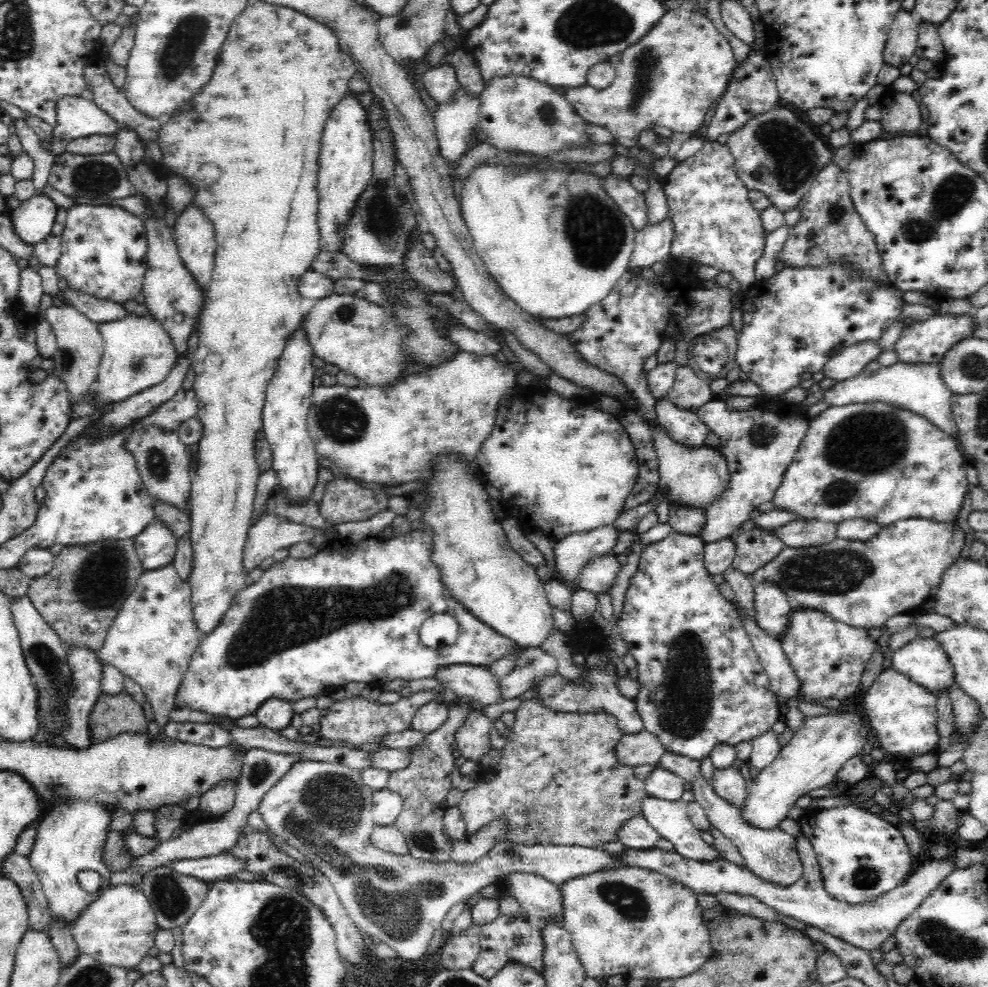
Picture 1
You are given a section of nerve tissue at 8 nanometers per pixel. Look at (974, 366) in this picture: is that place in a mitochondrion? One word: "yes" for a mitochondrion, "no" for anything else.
yes

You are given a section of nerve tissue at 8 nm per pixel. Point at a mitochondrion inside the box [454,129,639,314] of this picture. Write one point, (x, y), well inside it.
(596, 231)

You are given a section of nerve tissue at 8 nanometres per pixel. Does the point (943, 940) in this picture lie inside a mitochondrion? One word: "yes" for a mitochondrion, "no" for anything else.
yes

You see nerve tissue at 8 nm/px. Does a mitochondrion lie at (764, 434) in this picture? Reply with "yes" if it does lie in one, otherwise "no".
yes

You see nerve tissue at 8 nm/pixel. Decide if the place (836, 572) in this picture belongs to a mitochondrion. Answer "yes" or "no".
yes

